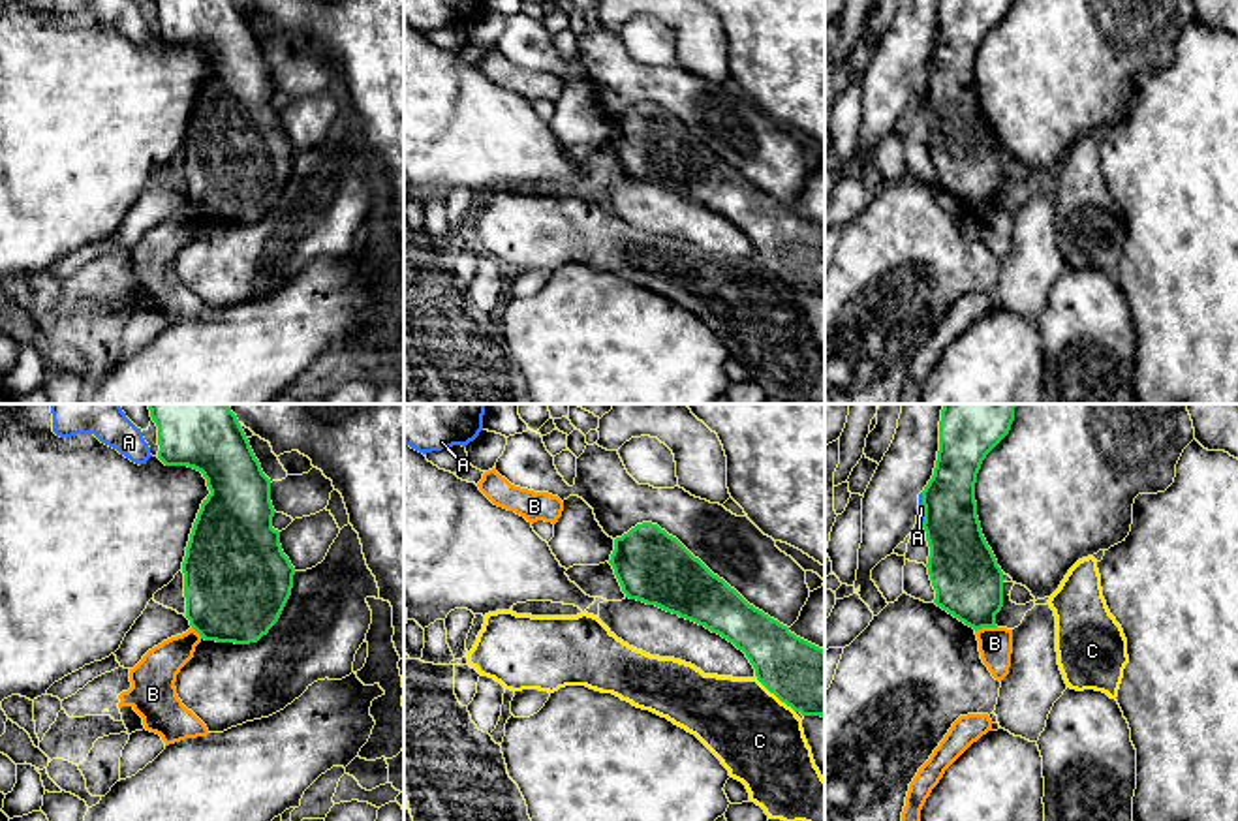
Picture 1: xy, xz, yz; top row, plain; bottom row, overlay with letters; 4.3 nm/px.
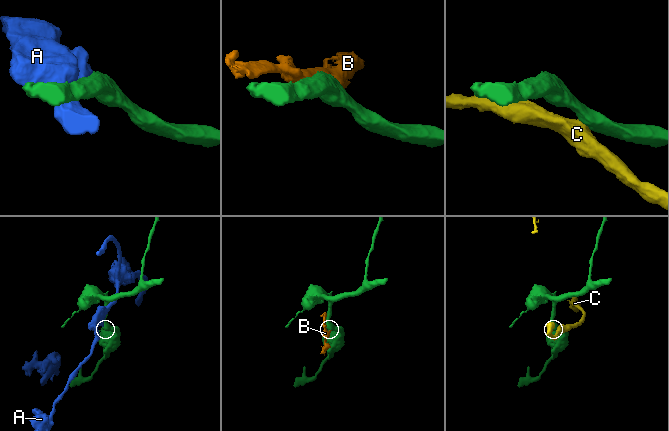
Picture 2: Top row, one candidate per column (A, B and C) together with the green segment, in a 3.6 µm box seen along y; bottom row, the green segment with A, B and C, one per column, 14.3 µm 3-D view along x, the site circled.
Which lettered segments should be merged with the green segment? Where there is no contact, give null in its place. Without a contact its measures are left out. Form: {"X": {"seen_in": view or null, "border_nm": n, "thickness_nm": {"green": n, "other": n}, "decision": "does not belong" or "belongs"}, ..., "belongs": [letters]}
{"A": {"seen_in": "yz", "border_nm": 140, "thickness_nm": {"green": 260, "other": 30}, "decision": "does not belong"}, "B": {"seen_in": "yz", "border_nm": 100, "thickness_nm": {"green": 300, "other": 140}, "decision": "does not belong"}, "C": {"seen_in": "xz", "border_nm": 220, "thickness_nm": {"green": 280, "other": 380}, "decision": "does not belong"}, "belongs": []}

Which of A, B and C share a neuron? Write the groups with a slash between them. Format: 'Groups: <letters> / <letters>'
Groups: A / B / C

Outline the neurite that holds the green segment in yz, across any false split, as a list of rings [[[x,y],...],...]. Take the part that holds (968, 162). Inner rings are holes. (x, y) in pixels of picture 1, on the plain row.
[[[939,0],[934,54],[922,70],[934,182],[977,209],[998,207],[1003,150],[977,96],[975,62],[986,34],[1013,0]]]

